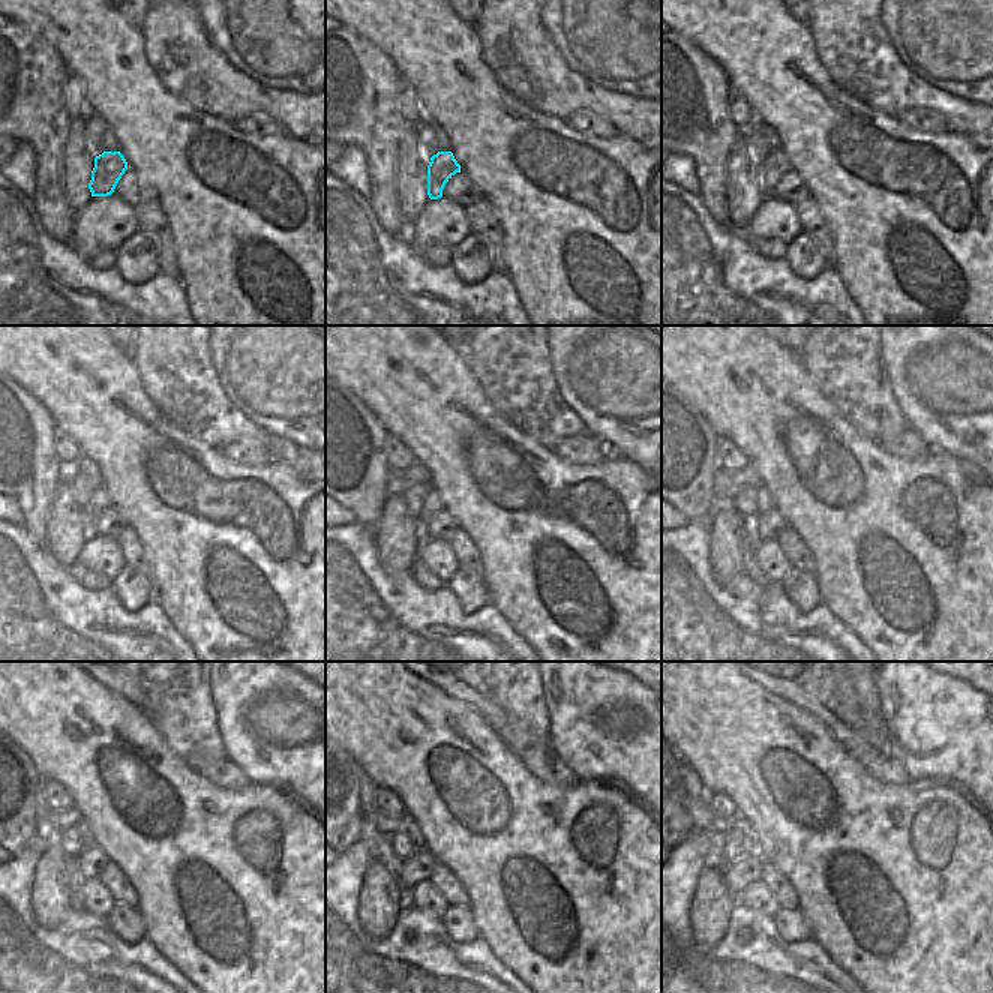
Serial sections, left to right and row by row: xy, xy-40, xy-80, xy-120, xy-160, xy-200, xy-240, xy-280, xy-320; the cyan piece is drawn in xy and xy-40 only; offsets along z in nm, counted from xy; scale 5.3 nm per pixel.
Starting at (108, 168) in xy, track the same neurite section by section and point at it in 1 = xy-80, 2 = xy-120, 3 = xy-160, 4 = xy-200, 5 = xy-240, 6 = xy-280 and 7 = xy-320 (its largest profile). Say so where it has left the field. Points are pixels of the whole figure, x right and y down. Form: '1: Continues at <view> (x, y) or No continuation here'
1: Continues at xy-80 (776, 164)
2: Continues at xy-120 (99, 501)
3: Continues at xy-160 (432, 503)
4: Continues at xy-200 (764, 500)
5: Continues at xy-240 (86, 836)
6: Continues at xy-280 (407, 824)
7: Continues at xy-320 (740, 828)

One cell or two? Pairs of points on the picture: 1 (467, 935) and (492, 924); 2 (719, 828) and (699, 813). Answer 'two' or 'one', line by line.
1: two
2: one

